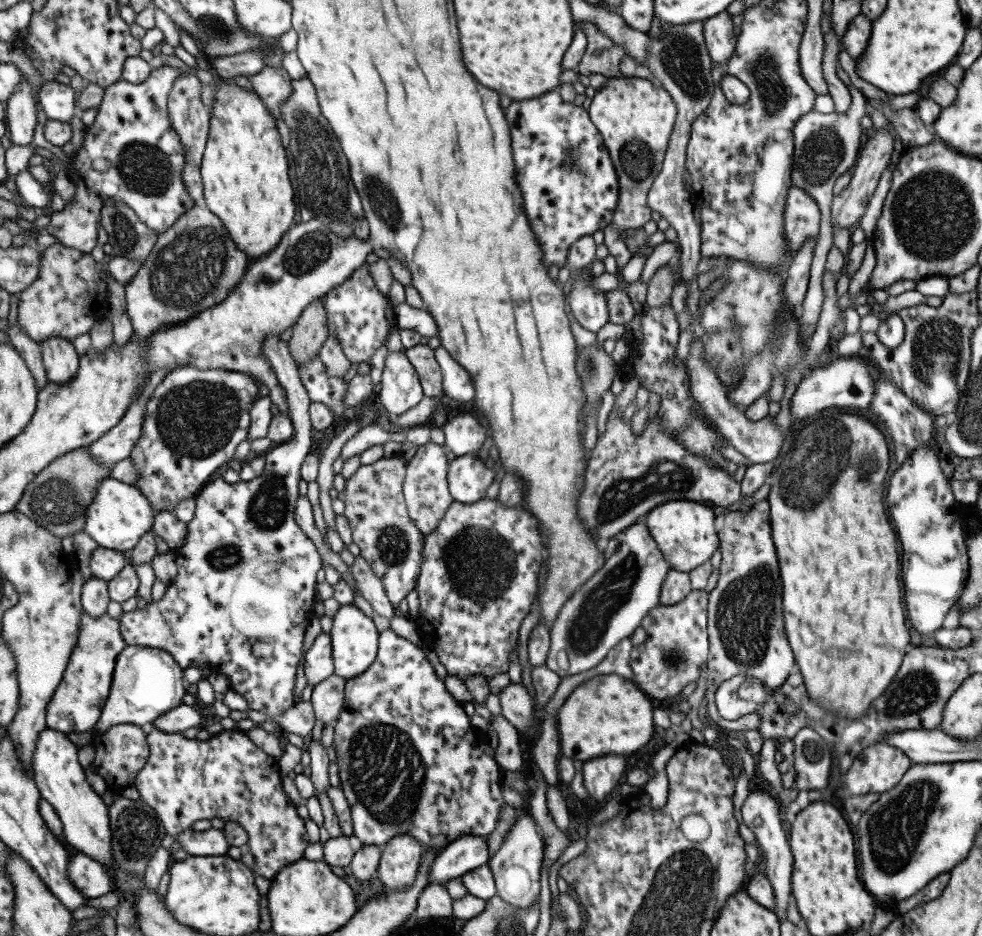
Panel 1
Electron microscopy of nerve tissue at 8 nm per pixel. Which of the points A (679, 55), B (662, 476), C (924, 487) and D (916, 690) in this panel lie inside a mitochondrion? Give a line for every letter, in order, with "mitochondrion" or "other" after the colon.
A: mitochondrion
B: mitochondrion
C: other
D: mitochondrion

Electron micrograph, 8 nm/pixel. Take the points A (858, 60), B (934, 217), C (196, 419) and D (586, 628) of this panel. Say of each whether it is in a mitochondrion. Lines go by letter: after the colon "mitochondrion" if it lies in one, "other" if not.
A: other
B: mitochondrion
C: mitochondrion
D: mitochondrion

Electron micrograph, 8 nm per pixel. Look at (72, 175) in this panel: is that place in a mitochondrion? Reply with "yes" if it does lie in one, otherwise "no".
no

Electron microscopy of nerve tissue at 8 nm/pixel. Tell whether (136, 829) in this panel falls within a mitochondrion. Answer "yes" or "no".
yes

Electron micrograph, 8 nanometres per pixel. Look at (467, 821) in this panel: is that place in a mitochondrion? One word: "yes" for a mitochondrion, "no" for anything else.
no

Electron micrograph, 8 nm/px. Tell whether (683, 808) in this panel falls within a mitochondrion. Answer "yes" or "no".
no

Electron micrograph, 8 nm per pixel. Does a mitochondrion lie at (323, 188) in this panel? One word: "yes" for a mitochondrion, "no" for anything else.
yes

